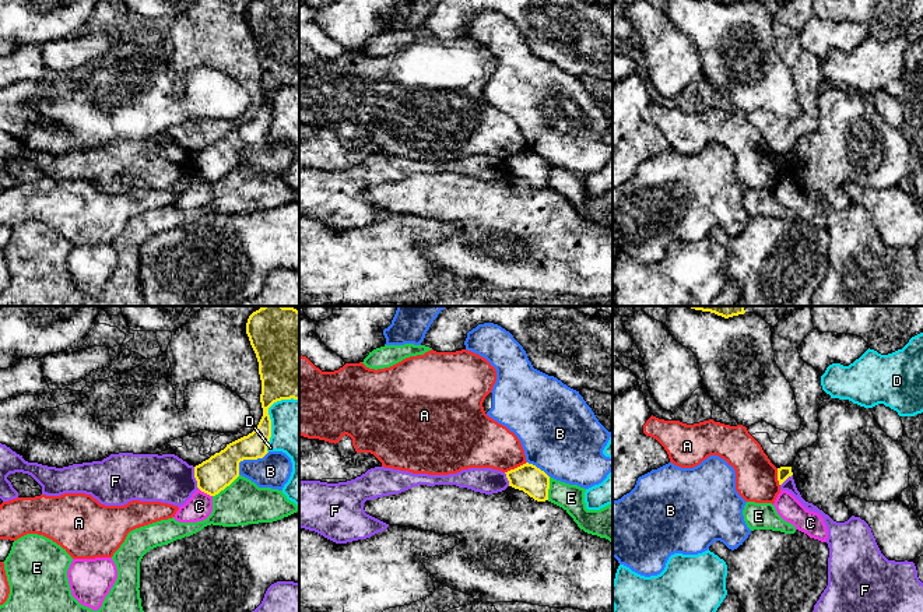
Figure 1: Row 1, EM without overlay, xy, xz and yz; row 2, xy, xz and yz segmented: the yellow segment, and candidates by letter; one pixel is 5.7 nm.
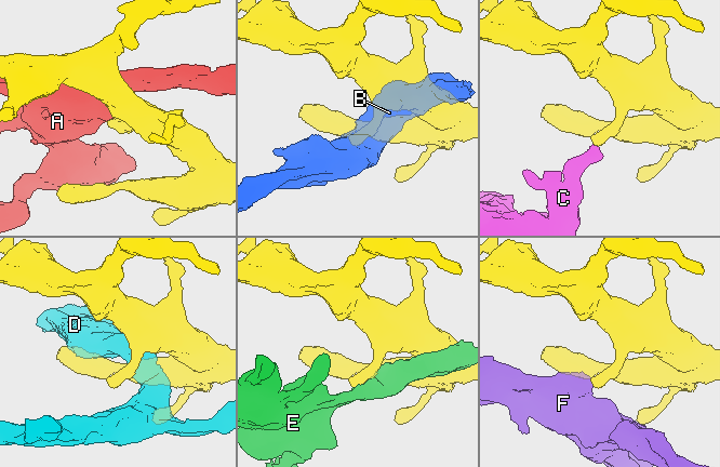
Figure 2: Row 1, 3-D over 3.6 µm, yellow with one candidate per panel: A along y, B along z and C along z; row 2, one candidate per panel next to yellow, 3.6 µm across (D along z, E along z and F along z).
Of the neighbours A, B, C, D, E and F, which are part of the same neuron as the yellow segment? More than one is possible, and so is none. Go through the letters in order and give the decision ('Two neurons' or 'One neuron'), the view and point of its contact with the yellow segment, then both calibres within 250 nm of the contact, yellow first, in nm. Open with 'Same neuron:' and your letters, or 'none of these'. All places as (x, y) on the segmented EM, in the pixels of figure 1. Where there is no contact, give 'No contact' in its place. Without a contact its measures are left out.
Same neuron: none of these
A: Two neurons. Touches yellow at xz (515, 468). Thickness 160 nm (yellow) against 300 nm
B: Two neurons. Touches yellow at xy (248, 458). Thickness 200 nm (yellow) against 190 nm
C: Two neurons. Touches yellow at xy (206, 492). Thickness 200 nm (yellow) against 150 nm
D: Two neurons. Touches yellow at xy (269, 415). Thickness 280 nm (yellow) against 320 nm
E: Two neurons. Touches yellow at xy (225, 486). Thickness 200 nm (yellow) against 260 nm
F: Two neurons. Touches yellow at xy (196, 478). Thickness 200 nm (yellow) against 280 nm

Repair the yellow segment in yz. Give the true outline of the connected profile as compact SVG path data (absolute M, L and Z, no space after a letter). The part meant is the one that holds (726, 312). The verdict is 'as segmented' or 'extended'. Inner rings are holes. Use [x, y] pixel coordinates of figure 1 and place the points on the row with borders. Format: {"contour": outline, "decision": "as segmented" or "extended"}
{"contour": "M688 306L695 310L710 312L724 319L744 314L744 306Z", "decision": "as segmented"}

